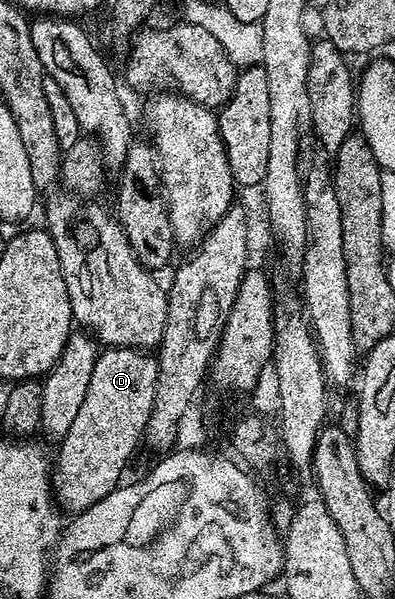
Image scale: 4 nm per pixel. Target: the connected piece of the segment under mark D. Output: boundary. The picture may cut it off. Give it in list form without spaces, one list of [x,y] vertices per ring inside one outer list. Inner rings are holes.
[[[112,346],[99,353],[84,404],[80,404],[72,428],[57,443],[58,458],[56,454],[52,462],[52,493],[63,511],[87,510],[118,489],[122,473],[146,433],[157,380],[157,357],[145,349]]]

